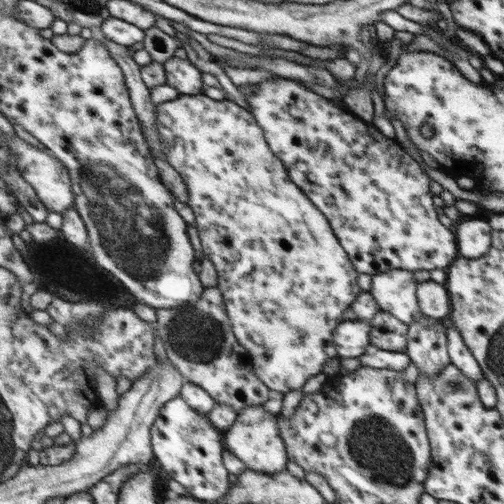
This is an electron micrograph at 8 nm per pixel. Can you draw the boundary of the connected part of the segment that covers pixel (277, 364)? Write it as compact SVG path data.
M203 93L202 95L181 95L175 100L162 103L156 109L156 114L158 114L158 132L162 134L164 150L169 154L168 162L181 174L184 182L186 182L189 192L188 205L196 216L196 227L200 232L204 251L218 270L220 276L218 286L223 290L227 299L227 307L239 341L253 357L259 377L272 390L281 392L286 396L292 391L302 389L303 386L308 384L308 380L312 376L318 376L318 374L325 372L328 361L340 358L339 344L335 341L335 332L345 321L344 314L346 314L346 310L353 308L360 294L359 271L356 270L351 254L339 240L339 235L336 234L331 220L294 182L292 175L289 174L288 167L272 150L263 126L258 122L251 110L246 110L240 104L226 99L218 102L218 100L214 100L214 98L210 98L210 96Z

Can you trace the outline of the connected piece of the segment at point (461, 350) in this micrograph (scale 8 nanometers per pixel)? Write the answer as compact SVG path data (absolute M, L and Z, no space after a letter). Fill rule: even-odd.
M454 327L447 329L447 352L451 358L451 363L476 384L483 378L483 370L478 361L474 358L462 335Z

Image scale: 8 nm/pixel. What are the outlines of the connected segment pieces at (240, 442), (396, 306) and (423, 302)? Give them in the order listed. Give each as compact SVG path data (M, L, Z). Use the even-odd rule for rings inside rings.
M263 405L249 406L243 410L236 424L226 432L226 450L231 450L239 456L248 469L258 470L266 474L278 474L289 470L291 457L287 449L287 441L283 437L281 423L278 415L264 410Z
M392 269L387 273L372 276L370 293L378 303L380 310L395 315L408 325L422 316L421 308L418 308L418 302L416 302L416 282L414 282L410 270Z
M424 281L419 284L419 301L425 316L441 320L451 311L449 292L444 284Z

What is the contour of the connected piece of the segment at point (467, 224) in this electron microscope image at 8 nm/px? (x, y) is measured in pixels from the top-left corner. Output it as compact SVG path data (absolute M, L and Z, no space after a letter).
M487 217L463 218L454 228L459 239L461 257L476 259L490 252L492 228Z

